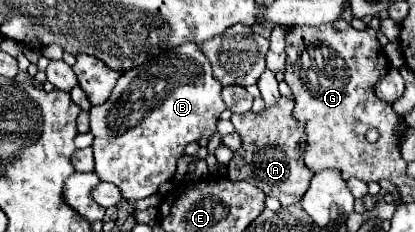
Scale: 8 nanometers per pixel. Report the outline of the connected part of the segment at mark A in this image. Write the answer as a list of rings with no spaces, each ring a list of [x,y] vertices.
[[[280,97],[276,105],[266,107],[260,113],[248,111],[244,115],[232,115],[232,125],[242,137],[242,147],[234,153],[226,171],[230,181],[248,181],[260,187],[266,197],[276,197],[284,207],[300,203],[314,175],[302,159],[304,127],[300,127],[300,123],[292,117],[292,107],[292,97]]]

